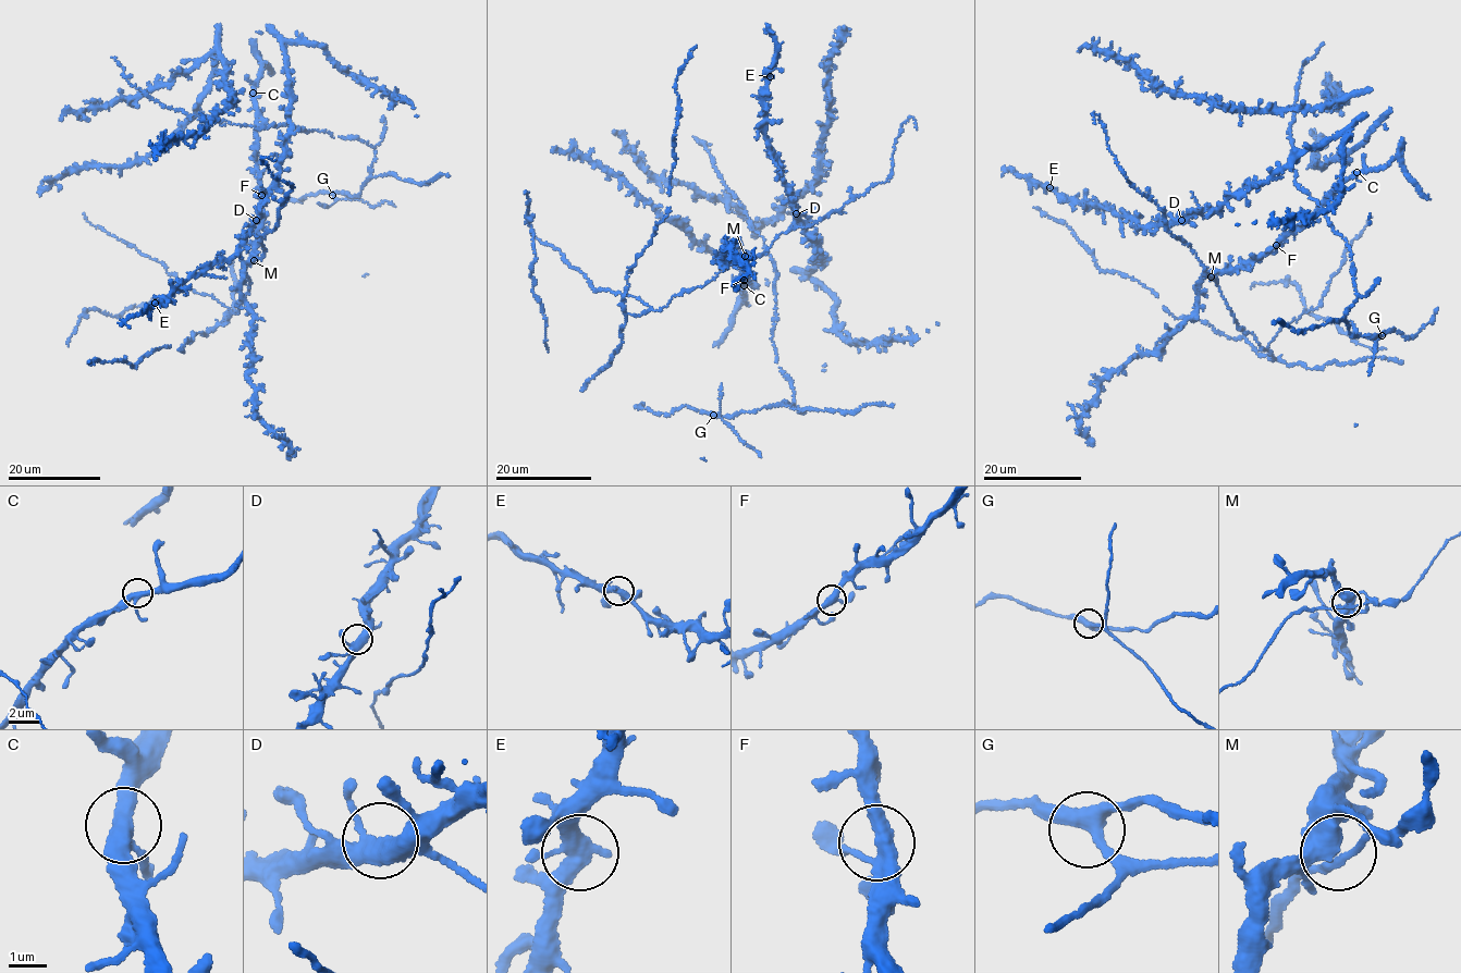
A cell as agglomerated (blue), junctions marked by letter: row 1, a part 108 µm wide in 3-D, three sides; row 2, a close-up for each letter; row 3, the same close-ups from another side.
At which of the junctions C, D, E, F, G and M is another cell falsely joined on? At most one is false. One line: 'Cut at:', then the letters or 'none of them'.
Cut at: none of them

